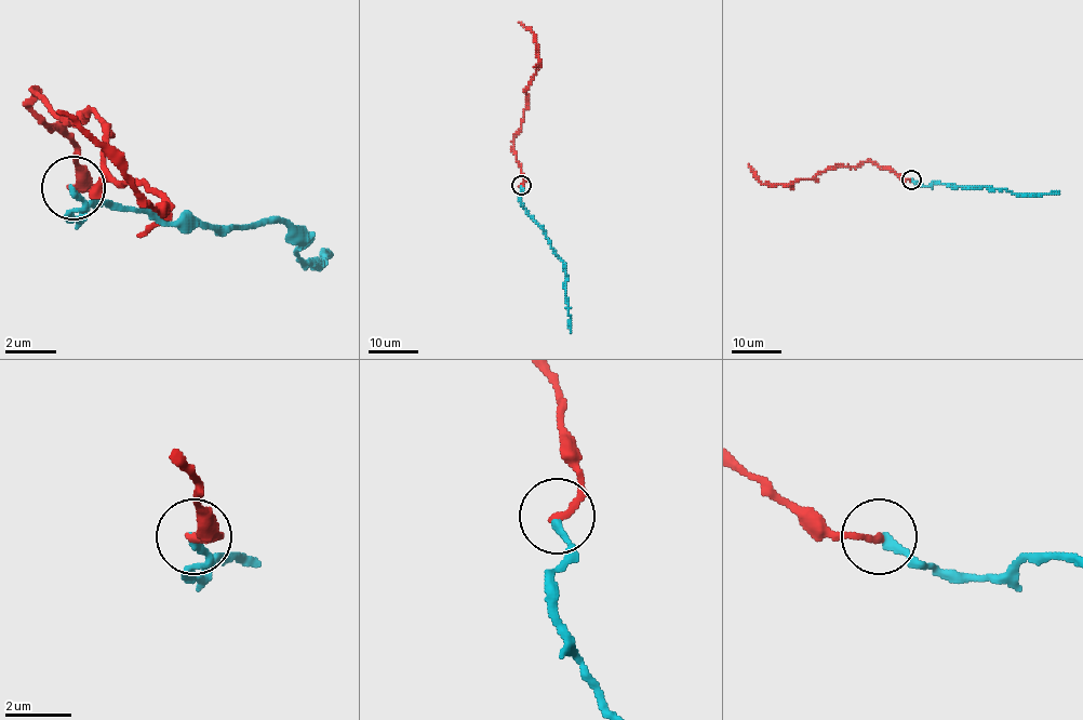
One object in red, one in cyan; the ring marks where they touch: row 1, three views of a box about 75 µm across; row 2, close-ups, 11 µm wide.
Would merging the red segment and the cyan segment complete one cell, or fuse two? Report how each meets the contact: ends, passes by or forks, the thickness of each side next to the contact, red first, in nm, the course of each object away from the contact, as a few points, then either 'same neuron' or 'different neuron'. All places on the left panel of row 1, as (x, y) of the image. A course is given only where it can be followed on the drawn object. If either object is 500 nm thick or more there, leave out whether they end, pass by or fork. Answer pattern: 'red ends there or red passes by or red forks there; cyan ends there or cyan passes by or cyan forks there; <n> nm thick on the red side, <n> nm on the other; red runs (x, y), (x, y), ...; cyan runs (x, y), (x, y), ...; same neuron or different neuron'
red ends there; cyan ends there; 240 nm thick on the red side, 220 nm on the other; red runs (71, 186), (91, 186), (34, 91), (71, 122), (103, 122), (103, 167), (166, 211), (58, 109); cyan runs (71, 186), (84, 199), (71, 217), (135, 204), (179, 224), (307, 237), (312, 268), (332, 256); same neuron

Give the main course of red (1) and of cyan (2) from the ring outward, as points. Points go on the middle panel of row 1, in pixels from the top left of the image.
1: (520, 185), (524, 175), (511, 149), (512, 138), (520, 127), (526, 89), (538, 63), (534, 34), (518, 23)
2: (520, 185), (520, 202), (542, 227), (563, 266), (571, 333)

